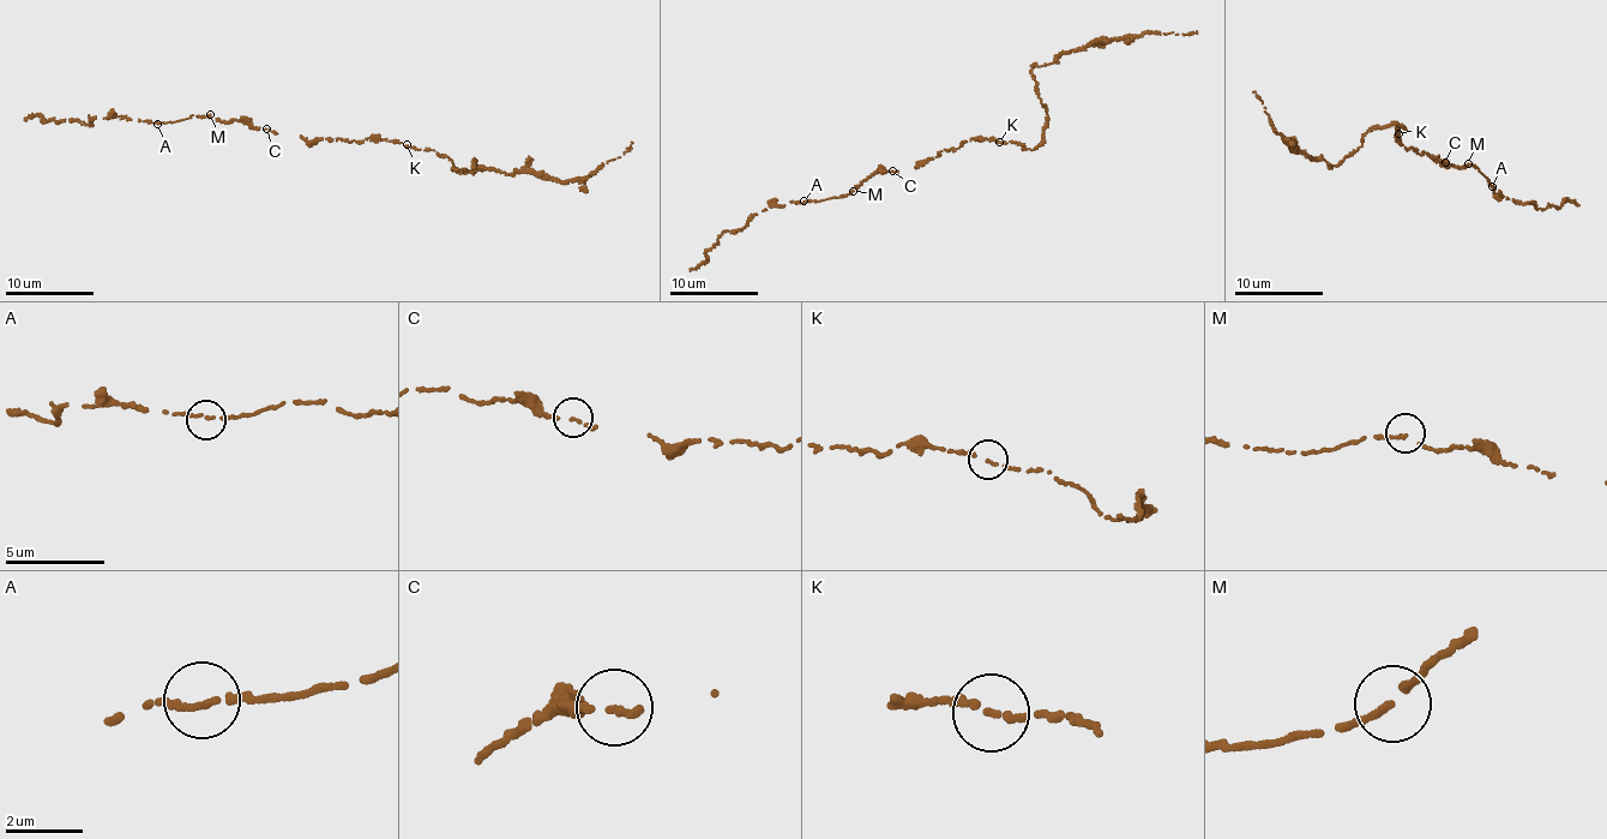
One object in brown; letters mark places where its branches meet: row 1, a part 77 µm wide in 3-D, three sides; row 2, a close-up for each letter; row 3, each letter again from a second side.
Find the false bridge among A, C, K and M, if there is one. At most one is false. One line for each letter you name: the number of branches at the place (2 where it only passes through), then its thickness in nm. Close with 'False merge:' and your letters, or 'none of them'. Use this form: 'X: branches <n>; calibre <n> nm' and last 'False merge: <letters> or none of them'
False merge: none of them

